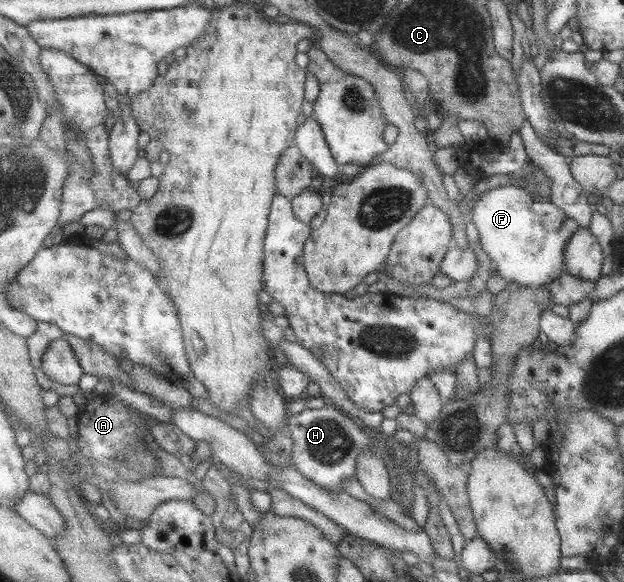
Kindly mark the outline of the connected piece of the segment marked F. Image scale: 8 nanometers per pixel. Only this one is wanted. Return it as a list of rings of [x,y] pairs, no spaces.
[[[516,184],[483,192],[474,203],[471,214],[470,222],[473,227],[478,229],[482,249],[491,258],[493,267],[501,275],[501,278],[508,284],[531,288],[549,285],[555,278],[559,278],[559,274],[566,272],[563,250],[565,250],[569,238],[579,228],[582,228],[575,219],[567,216],[567,213],[553,204],[551,200],[545,199],[545,197],[533,197],[533,193],[529,193],[527,189]]]

